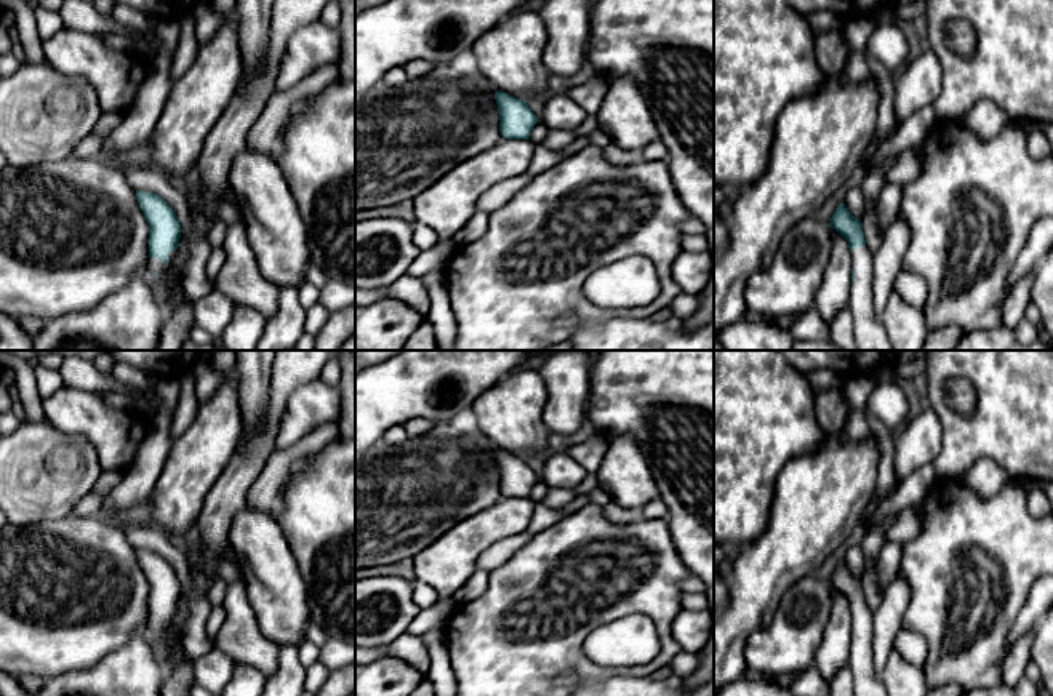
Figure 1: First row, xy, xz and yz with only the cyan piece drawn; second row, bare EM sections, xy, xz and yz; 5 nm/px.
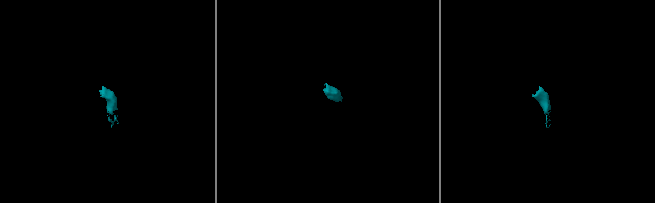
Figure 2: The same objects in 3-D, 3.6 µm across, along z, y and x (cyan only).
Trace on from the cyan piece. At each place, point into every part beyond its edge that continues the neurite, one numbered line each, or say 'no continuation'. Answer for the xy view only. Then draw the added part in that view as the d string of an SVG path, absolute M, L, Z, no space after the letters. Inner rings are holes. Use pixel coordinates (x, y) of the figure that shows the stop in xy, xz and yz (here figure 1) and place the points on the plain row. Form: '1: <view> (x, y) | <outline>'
1: xy (156, 624) | M170 610L170 611L168 611L168 618L170 618L168 622L163 622L163 621L162 621L160 618L157 618L157 616L150 616L150 618L149 618L149 630L150 630L150 632L155 632L155 634L158 634L158 635L165 635L165 634L168 632L170 622L171 622L171 619L174 618L174 614L176 614L176 610Z

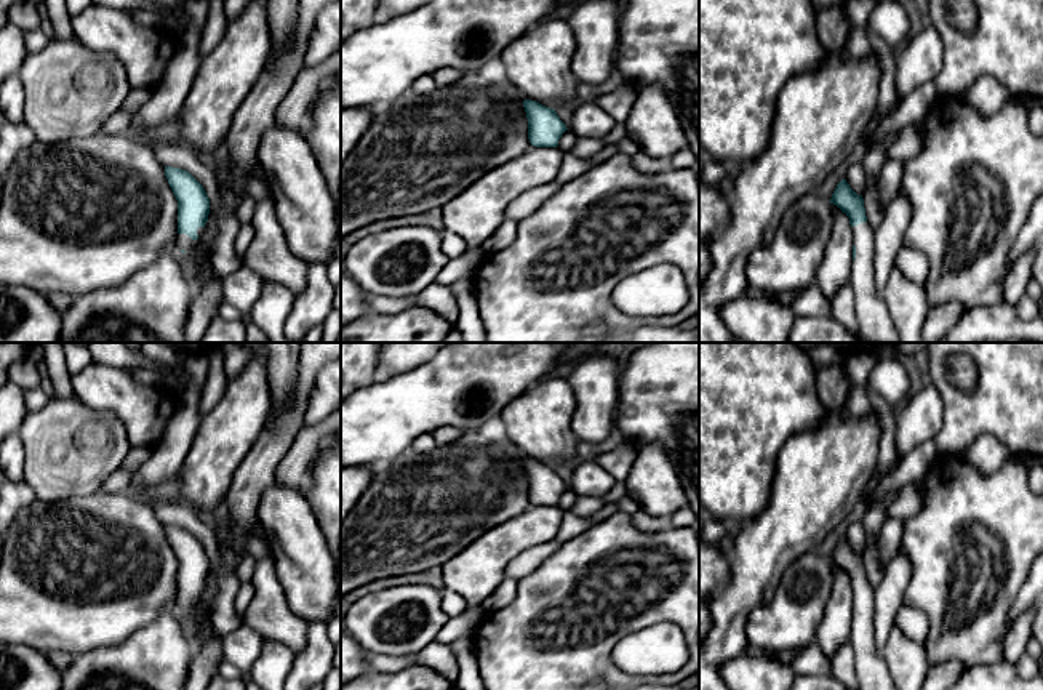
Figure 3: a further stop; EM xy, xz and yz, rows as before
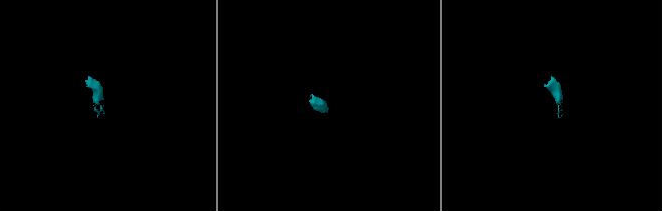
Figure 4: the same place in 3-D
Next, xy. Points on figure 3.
1: xy (184, 601) | M198 586L198 588L197 588L197 594L198 594L197 599L192 599L192 597L190 597L189 594L186 594L186 592L179 592L179 594L178 594L178 607L179 607L179 608L184 608L184 610L187 610L187 612L194 612L194 610L197 608L198 599L200 599L200 596L203 594L203 591L205 591L205 586Z

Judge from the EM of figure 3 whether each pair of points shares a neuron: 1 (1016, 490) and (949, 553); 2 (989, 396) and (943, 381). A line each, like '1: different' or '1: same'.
1: same
2: same

